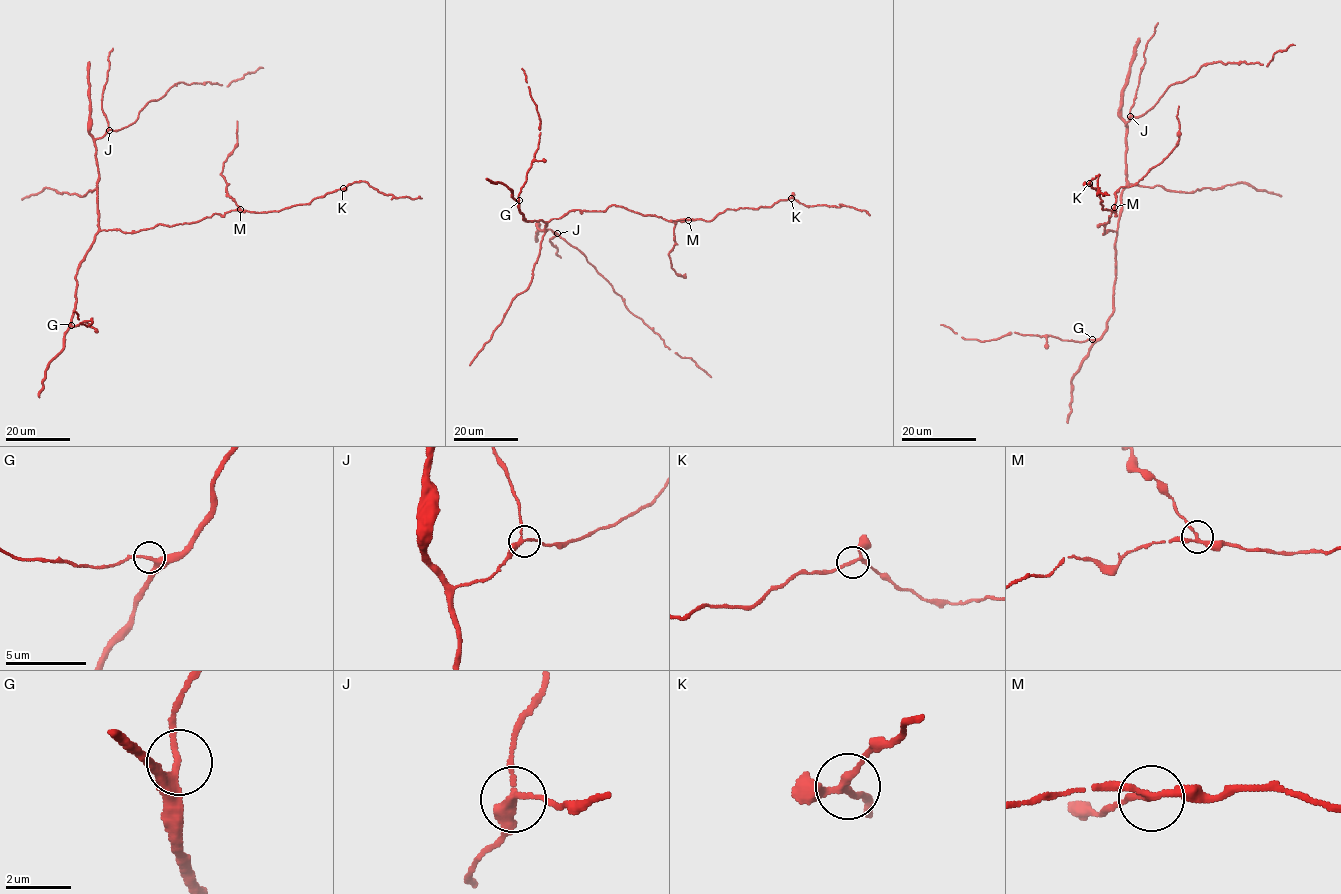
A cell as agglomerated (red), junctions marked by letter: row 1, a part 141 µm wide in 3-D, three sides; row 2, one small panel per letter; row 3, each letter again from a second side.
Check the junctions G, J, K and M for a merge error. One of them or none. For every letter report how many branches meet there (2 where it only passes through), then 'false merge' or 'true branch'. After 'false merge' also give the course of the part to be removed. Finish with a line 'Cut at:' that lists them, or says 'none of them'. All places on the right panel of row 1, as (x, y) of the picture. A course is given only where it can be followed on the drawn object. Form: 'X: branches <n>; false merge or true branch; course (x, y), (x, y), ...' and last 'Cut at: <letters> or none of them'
G: branches 3; true branch
J: branches 3; true branch
K: branches 3; true branch
M: branches 3; false merge; course (1114, 207), (1115, 193), (1121, 187), (1135, 185), (1178, 140), (1178, 106)
Cut at: M

